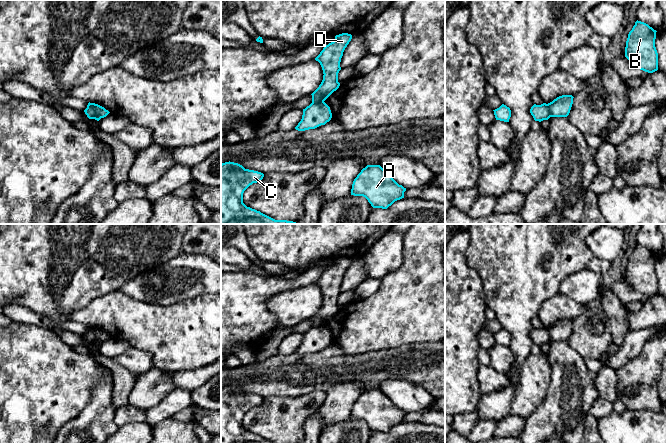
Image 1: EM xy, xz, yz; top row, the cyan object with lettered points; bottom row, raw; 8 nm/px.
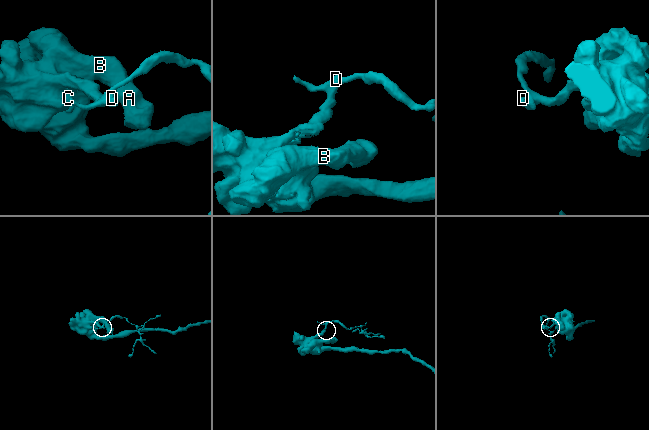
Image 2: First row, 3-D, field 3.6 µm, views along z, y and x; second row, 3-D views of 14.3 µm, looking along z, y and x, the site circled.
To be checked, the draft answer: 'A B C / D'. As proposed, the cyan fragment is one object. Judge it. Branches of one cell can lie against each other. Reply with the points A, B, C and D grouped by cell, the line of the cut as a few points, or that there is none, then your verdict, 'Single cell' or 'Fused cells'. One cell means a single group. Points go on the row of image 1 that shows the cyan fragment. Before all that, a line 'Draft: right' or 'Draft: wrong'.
Draft: right
Groups: A B C / D. Split along xy (87, 106), (91, 106), (100, 118). Fused cells

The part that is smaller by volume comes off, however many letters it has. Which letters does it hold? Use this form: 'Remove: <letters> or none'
Remove: D

